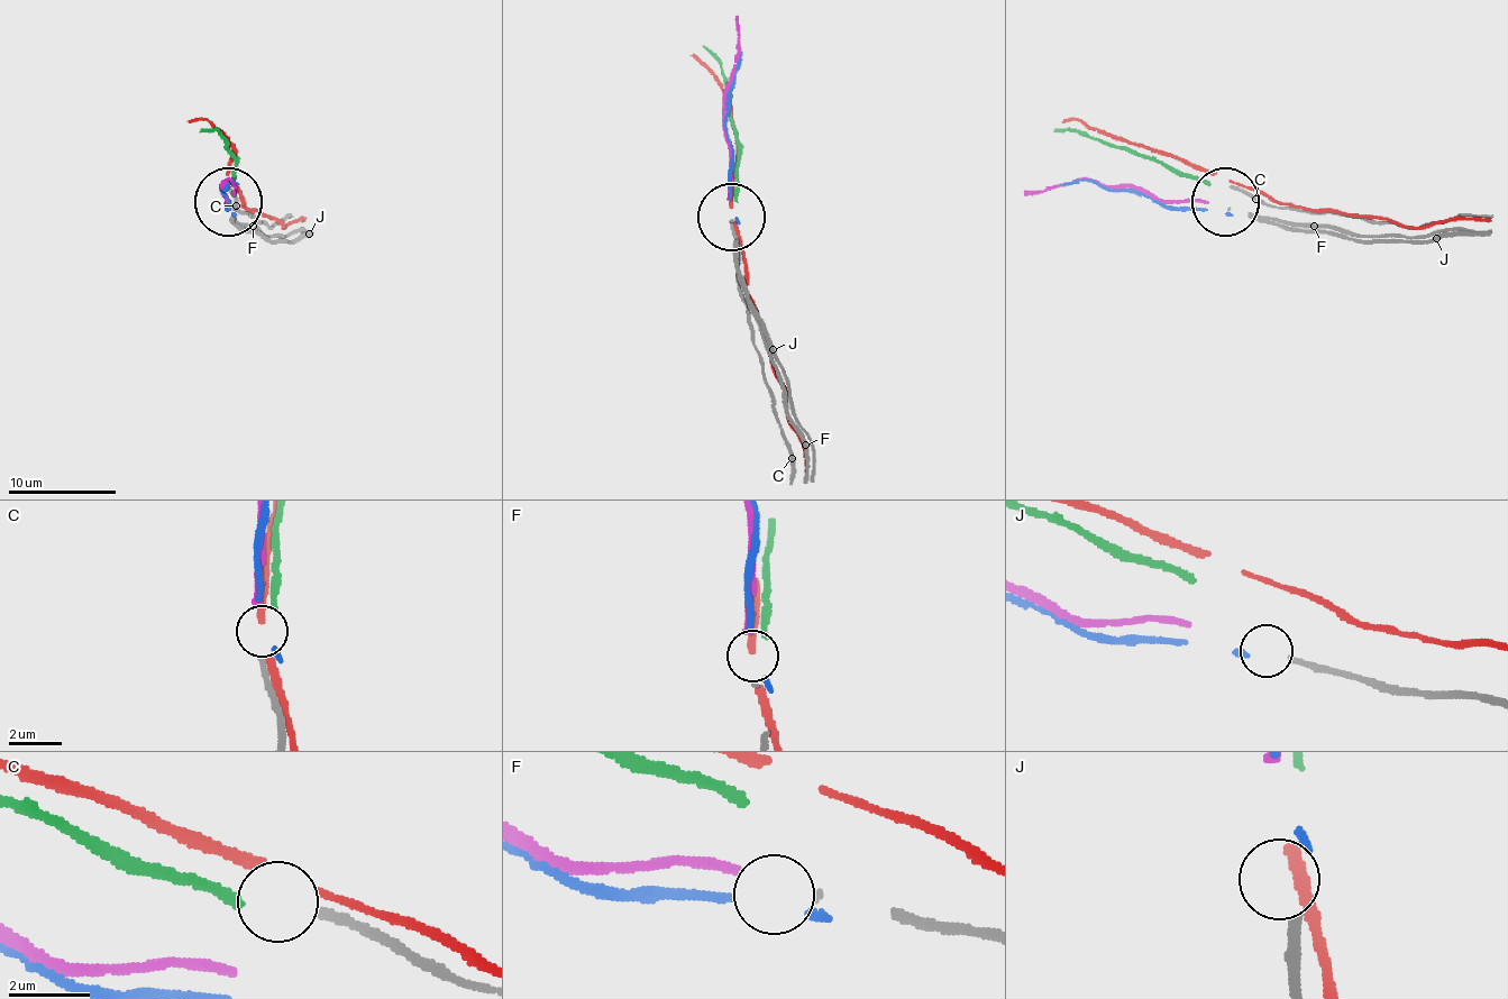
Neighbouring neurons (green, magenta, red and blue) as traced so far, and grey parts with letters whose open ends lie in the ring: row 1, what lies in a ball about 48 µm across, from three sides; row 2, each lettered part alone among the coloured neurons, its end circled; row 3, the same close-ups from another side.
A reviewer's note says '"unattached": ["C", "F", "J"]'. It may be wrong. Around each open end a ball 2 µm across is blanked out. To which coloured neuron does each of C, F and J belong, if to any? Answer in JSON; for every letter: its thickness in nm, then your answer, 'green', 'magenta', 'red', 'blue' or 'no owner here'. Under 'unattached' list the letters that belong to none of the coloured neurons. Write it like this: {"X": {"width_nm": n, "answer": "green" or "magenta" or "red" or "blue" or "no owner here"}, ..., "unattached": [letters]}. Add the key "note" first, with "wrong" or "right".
{"note": "right", "C": {"width_nm": 200, "answer": "no owner here"}, "F": {"width_nm": 100, "answer": "no owner here"}, "J": {"width_nm": 200, "answer": "no owner here"}, "unattached": ["C", "F", "J"]}

